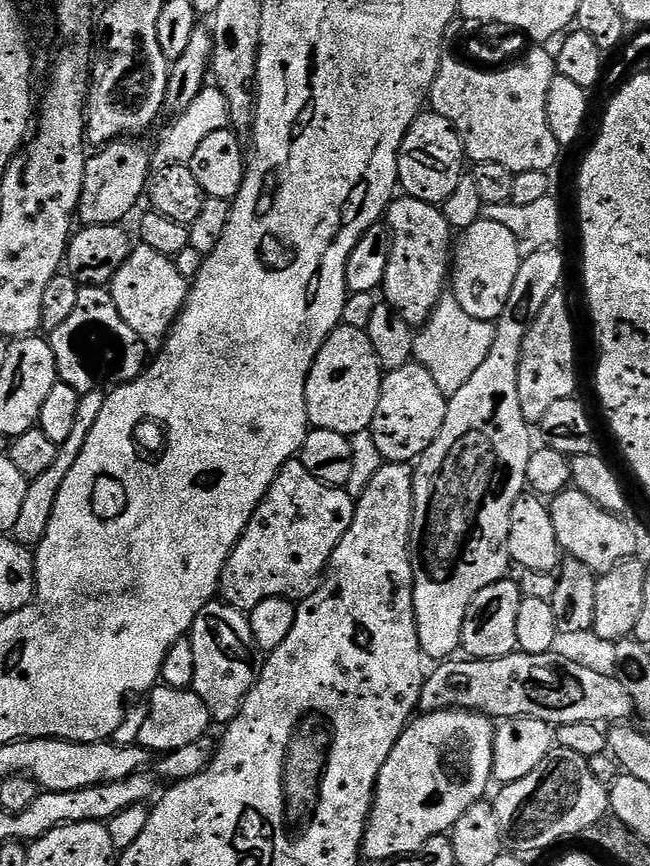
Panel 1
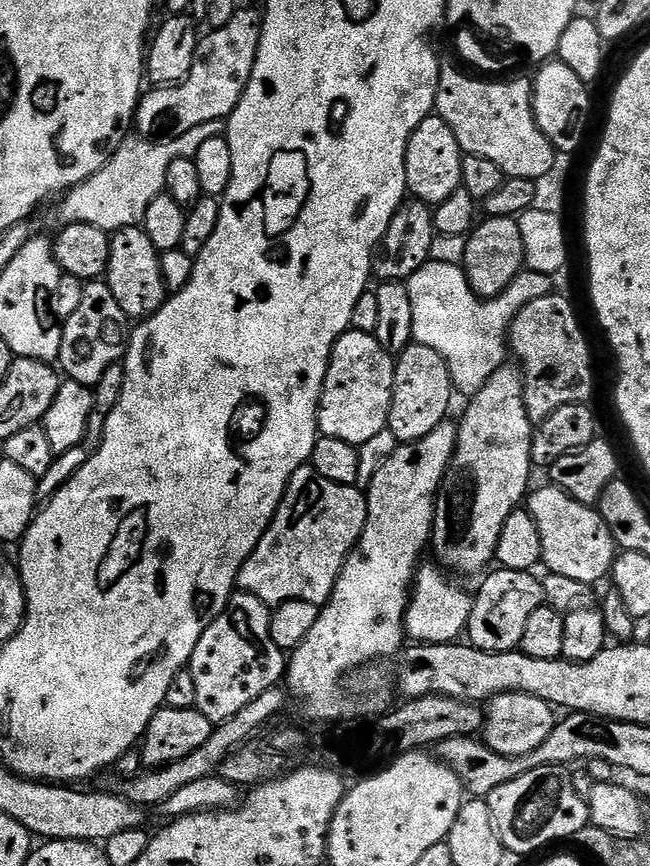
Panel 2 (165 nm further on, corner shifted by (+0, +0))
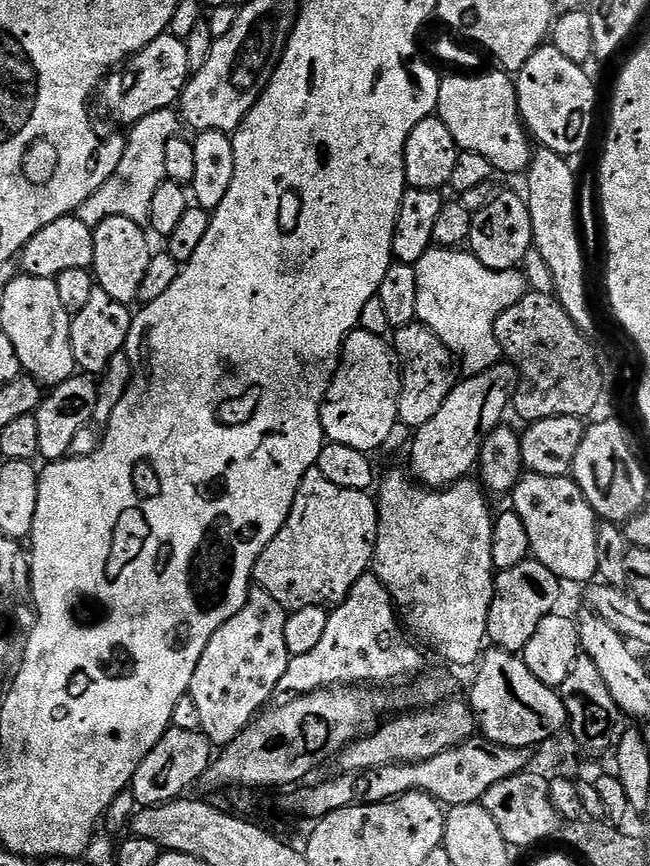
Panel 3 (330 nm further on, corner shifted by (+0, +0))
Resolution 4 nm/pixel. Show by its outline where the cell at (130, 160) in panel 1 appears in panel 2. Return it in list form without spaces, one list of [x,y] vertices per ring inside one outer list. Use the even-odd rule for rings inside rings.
[[[240,6],[226,26],[211,29],[209,36],[201,35],[196,46],[196,61],[186,78],[179,84],[153,87],[153,92],[145,91],[141,95],[140,105],[136,107],[135,131],[144,138],[175,138],[186,136],[194,126],[211,120],[227,121],[254,72],[261,27],[261,9]]]

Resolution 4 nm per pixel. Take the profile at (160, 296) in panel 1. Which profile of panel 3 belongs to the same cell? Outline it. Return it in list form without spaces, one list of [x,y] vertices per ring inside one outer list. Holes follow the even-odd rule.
[[[106,218],[106,222],[92,229],[94,262],[90,271],[98,287],[106,290],[114,302],[131,305],[139,297],[142,278],[154,255],[154,248],[148,245],[149,233],[144,231],[141,225],[130,222],[130,218]]]

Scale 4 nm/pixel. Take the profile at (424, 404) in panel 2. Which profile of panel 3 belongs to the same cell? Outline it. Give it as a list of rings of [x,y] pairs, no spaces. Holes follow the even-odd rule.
[[[422,323],[408,324],[405,328],[397,328],[394,332],[394,347],[396,358],[400,361],[400,419],[413,430],[430,422],[438,410],[442,410],[442,402],[450,394],[454,377],[454,361],[451,352],[430,330]]]

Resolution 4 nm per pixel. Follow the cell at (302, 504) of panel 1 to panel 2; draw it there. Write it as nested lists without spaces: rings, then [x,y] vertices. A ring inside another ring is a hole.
[[[311,466],[299,468],[290,478],[288,489],[284,491],[284,497],[270,526],[240,567],[236,576],[236,588],[241,592],[254,594],[254,598],[269,606],[285,604],[291,600],[310,602],[317,606],[327,604],[332,599],[332,591],[338,582],[342,566],[360,541],[367,513],[368,497],[359,487],[330,482],[330,478],[322,478],[322,474],[315,472]]]

